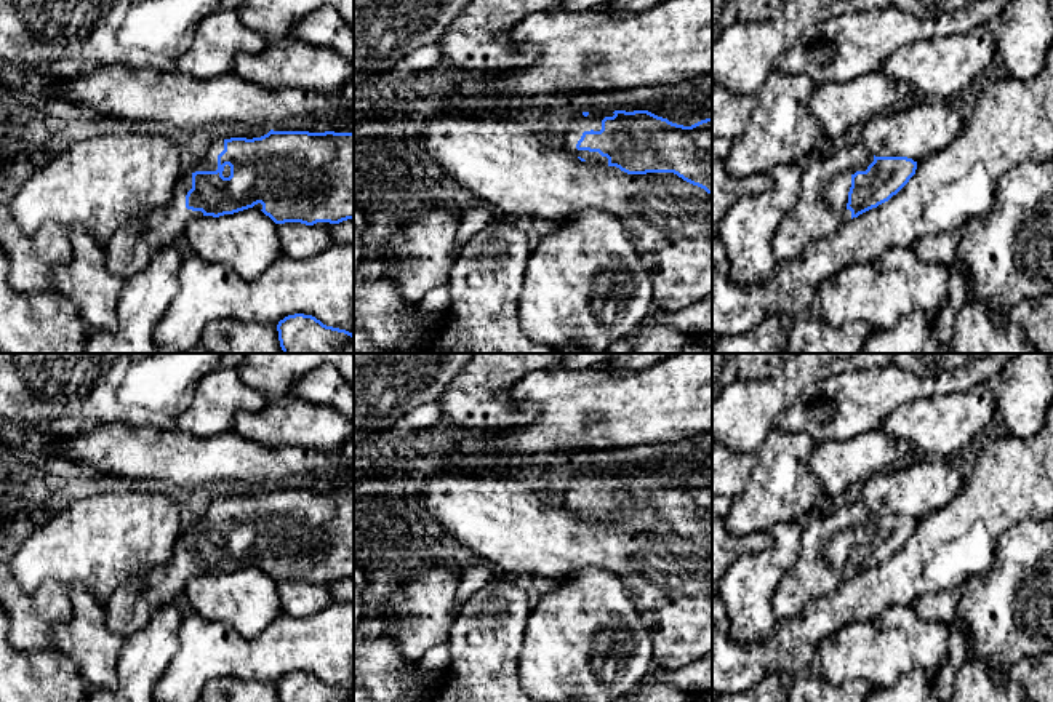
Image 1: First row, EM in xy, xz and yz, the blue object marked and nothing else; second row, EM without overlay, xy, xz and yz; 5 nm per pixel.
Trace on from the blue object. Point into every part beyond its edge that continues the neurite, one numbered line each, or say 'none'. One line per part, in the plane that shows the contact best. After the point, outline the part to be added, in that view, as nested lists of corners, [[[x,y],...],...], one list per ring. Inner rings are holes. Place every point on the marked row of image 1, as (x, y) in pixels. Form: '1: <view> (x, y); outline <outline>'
1: xy (130, 248); outline [[[224,141],[210,146],[205,157],[179,176],[170,201],[144,216],[134,224],[118,229],[104,245],[106,265],[109,272],[122,280],[141,272],[154,254],[162,248],[174,245],[184,235],[187,225],[203,216],[202,211],[186,208],[186,195],[192,189],[195,171],[216,171],[218,155],[224,150]]]

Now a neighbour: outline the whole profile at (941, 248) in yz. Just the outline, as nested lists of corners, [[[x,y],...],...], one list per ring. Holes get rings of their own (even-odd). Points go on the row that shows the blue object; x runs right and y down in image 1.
[[[962,227],[947,233],[925,235],[911,248],[923,262],[949,265],[955,261],[960,238]]]

